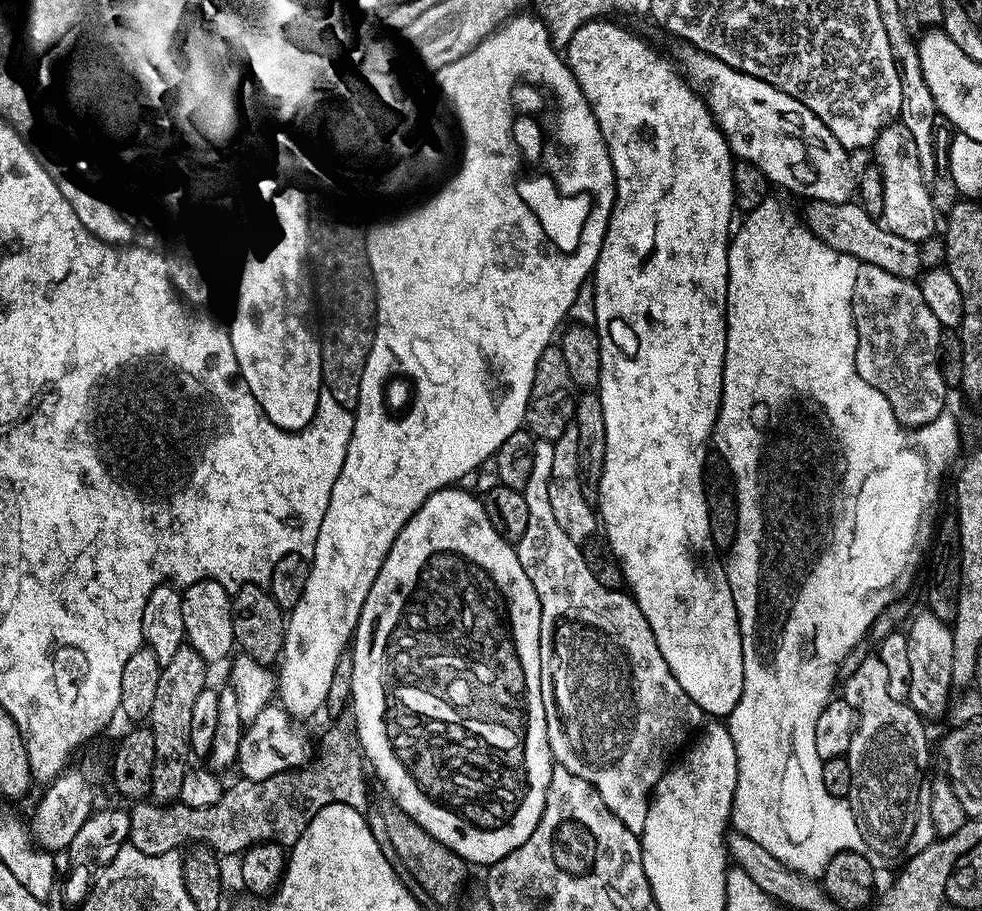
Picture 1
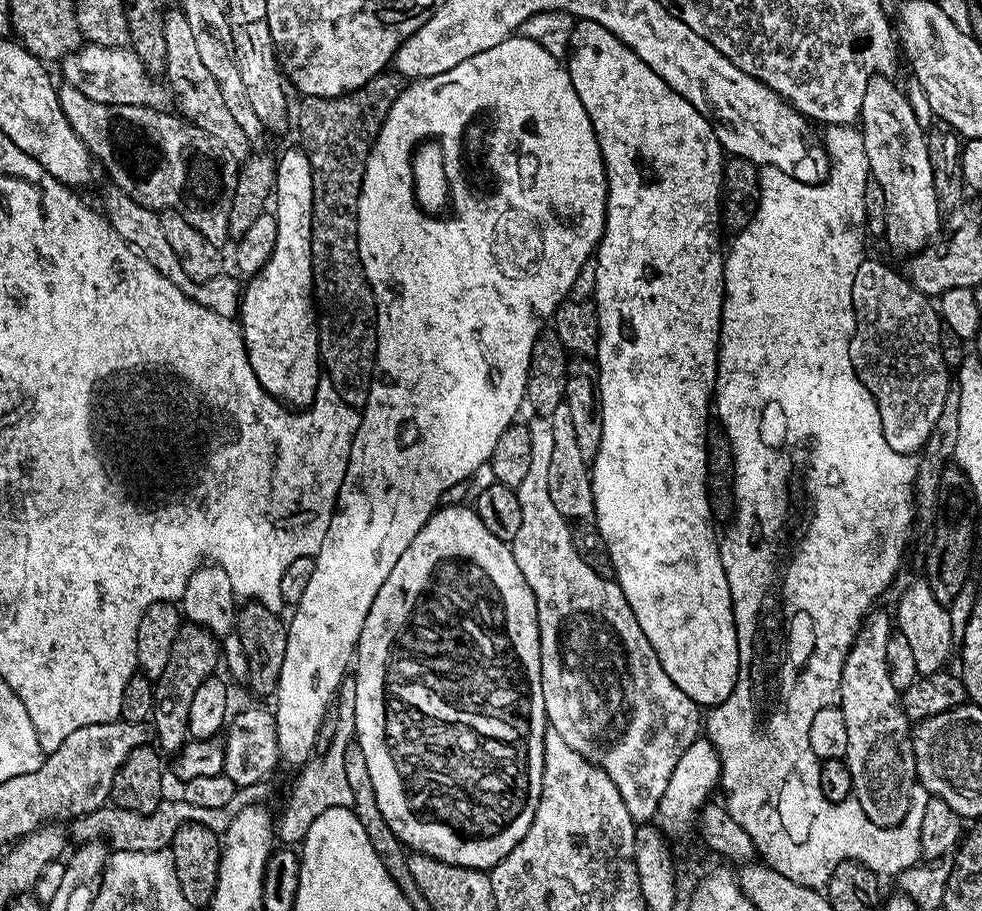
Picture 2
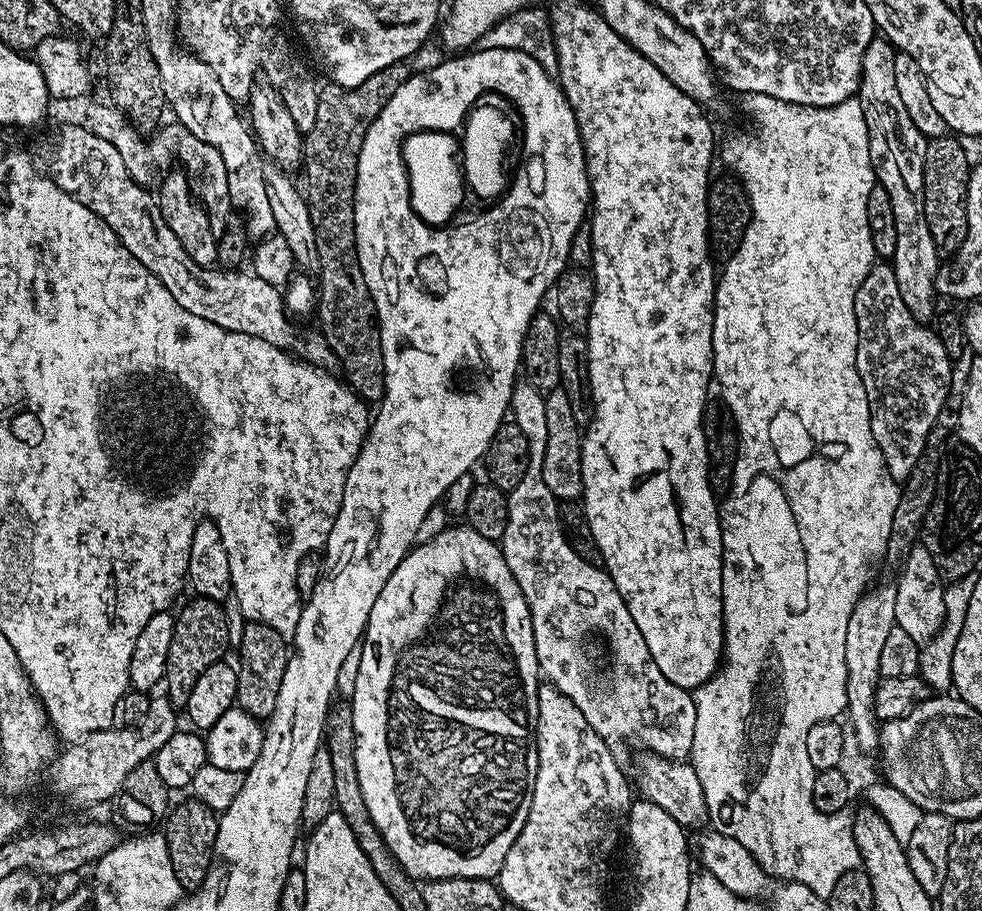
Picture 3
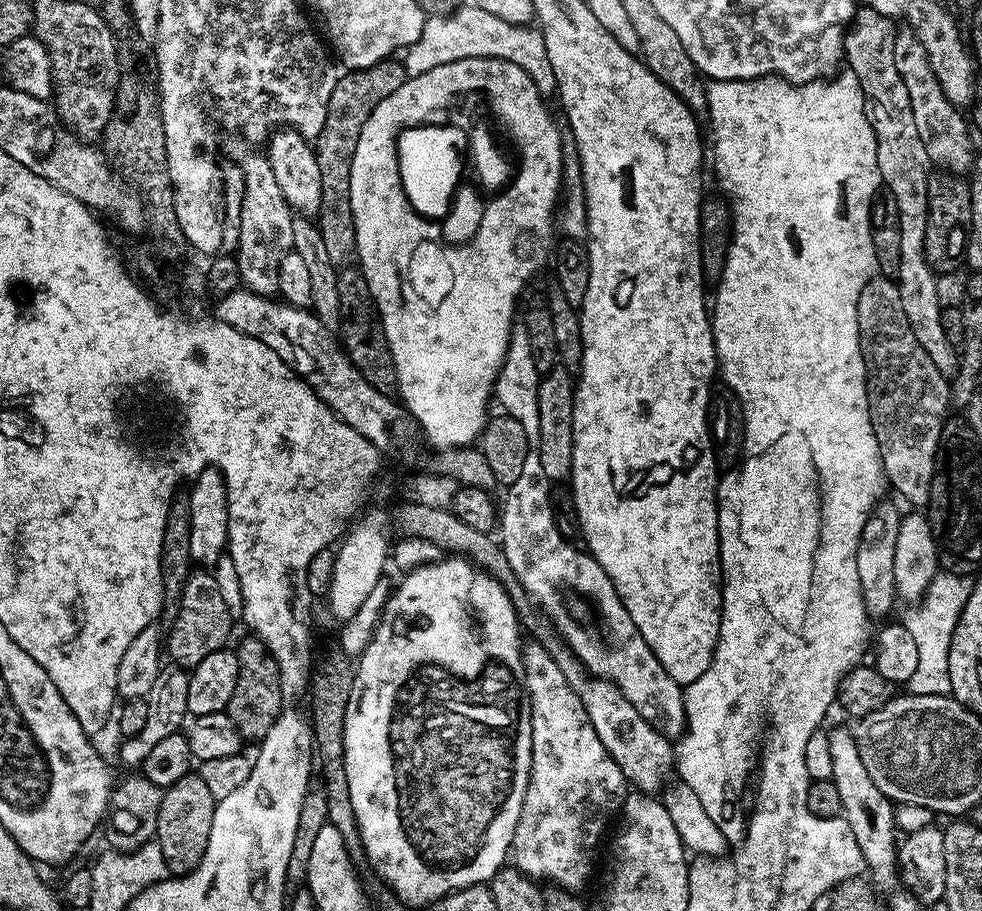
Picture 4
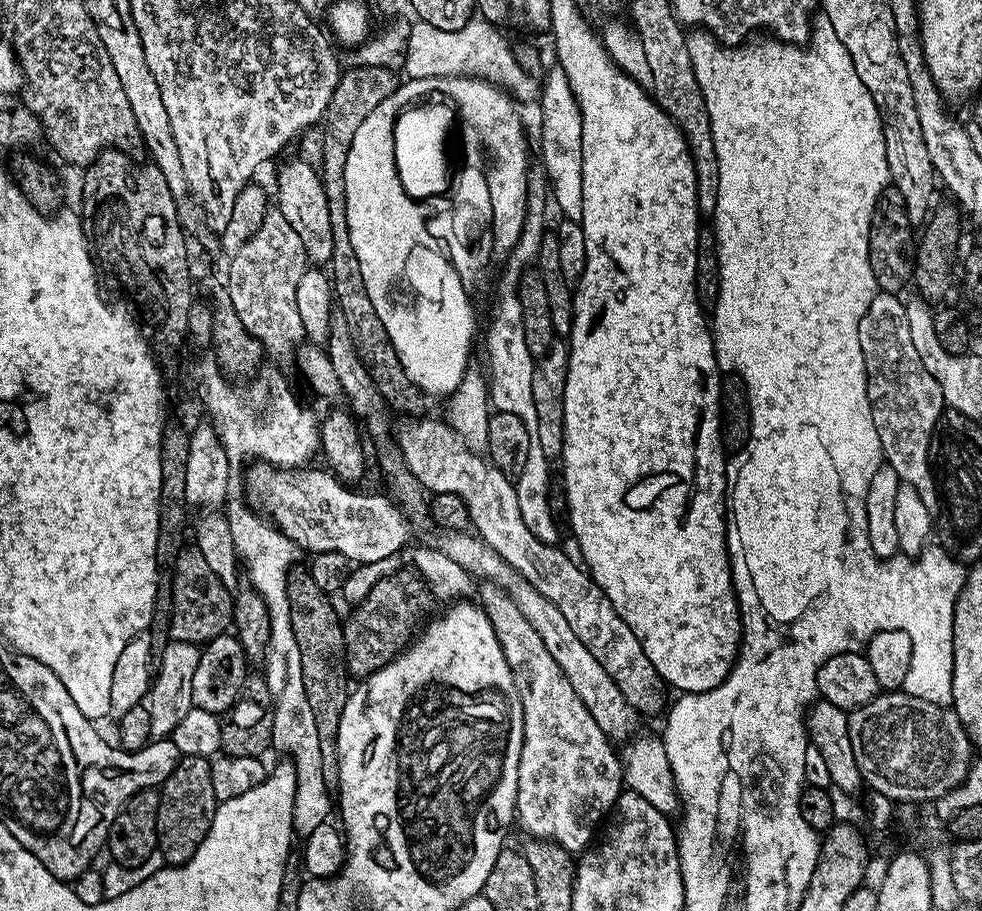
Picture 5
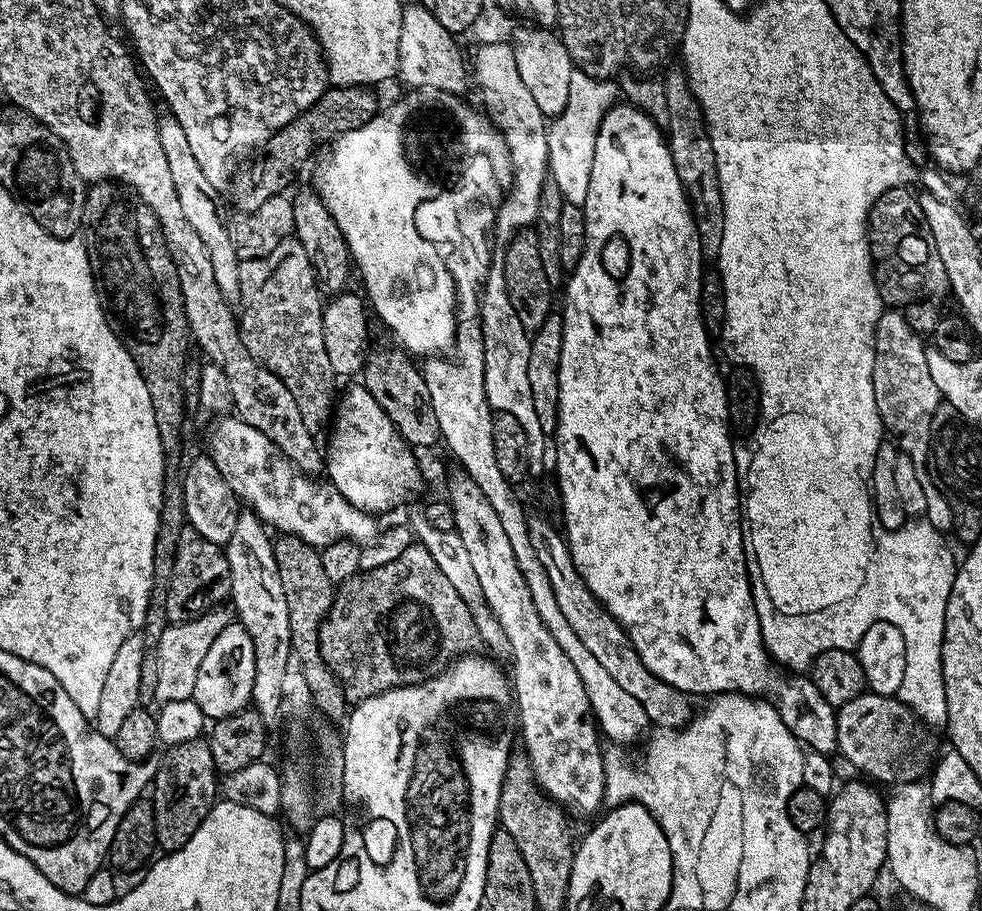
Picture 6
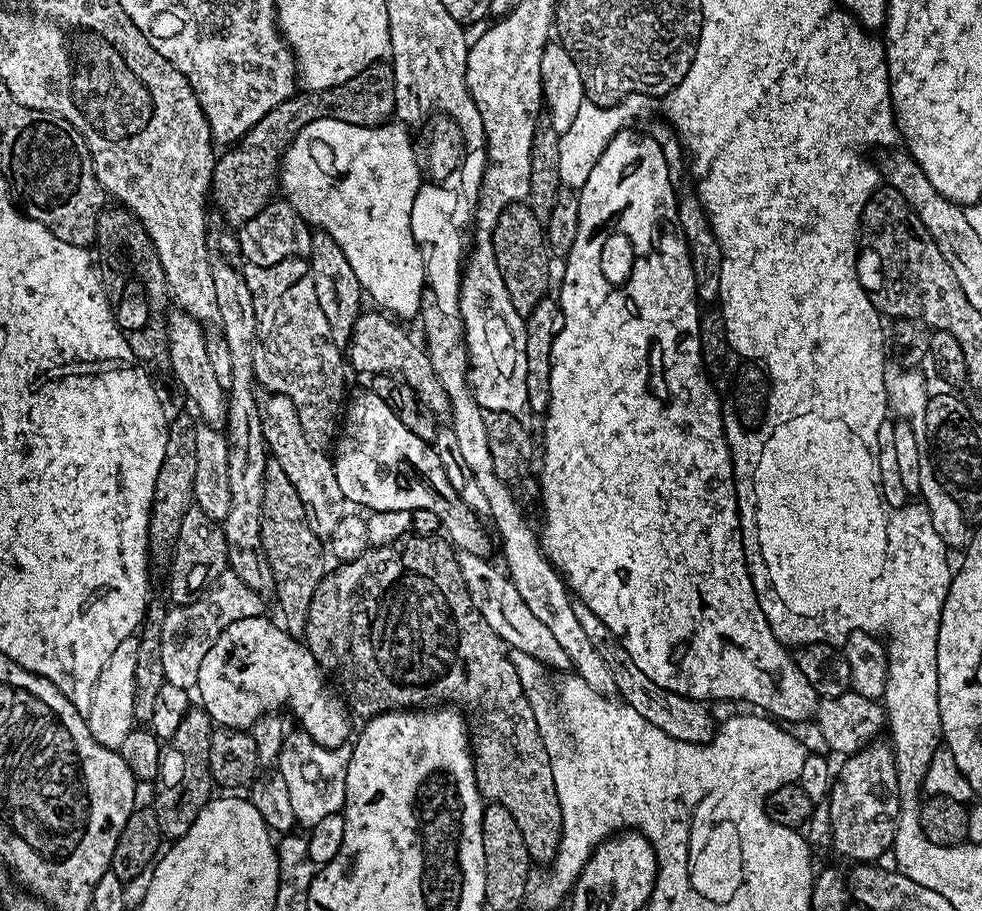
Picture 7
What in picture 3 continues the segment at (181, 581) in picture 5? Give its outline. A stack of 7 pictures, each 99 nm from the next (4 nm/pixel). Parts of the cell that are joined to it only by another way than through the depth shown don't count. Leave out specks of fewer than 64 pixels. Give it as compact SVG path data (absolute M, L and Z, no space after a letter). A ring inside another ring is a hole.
M192 598L181 612L175 613L175 617L174 638L170 638L170 654L166 658L163 683L168 684L167 699L177 706L184 706L202 670L221 663L225 659L224 651L229 651L230 645L221 601Z

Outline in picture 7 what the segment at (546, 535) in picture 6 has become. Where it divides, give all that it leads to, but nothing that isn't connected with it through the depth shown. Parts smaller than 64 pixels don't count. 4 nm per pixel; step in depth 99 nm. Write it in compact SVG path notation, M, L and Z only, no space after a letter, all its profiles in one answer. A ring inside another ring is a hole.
M573 599L572 604L572 609L578 616L579 625L586 630L591 645L598 650L599 657L610 668L617 686L617 695L623 703L628 704L638 714L641 714L642 718L646 718L652 726L665 731L676 741L687 744L706 744L712 740L716 733L716 723L705 703L674 694L673 691L668 691L664 687L650 682L650 678L646 678L646 674L642 674L642 670L638 670L638 666L634 666L634 658L630 658L630 654L626 654L626 650L620 645L616 635L610 630L606 630L602 618L598 618L598 614L594 614L594 610L590 610L590 606L586 606L578 599Z

